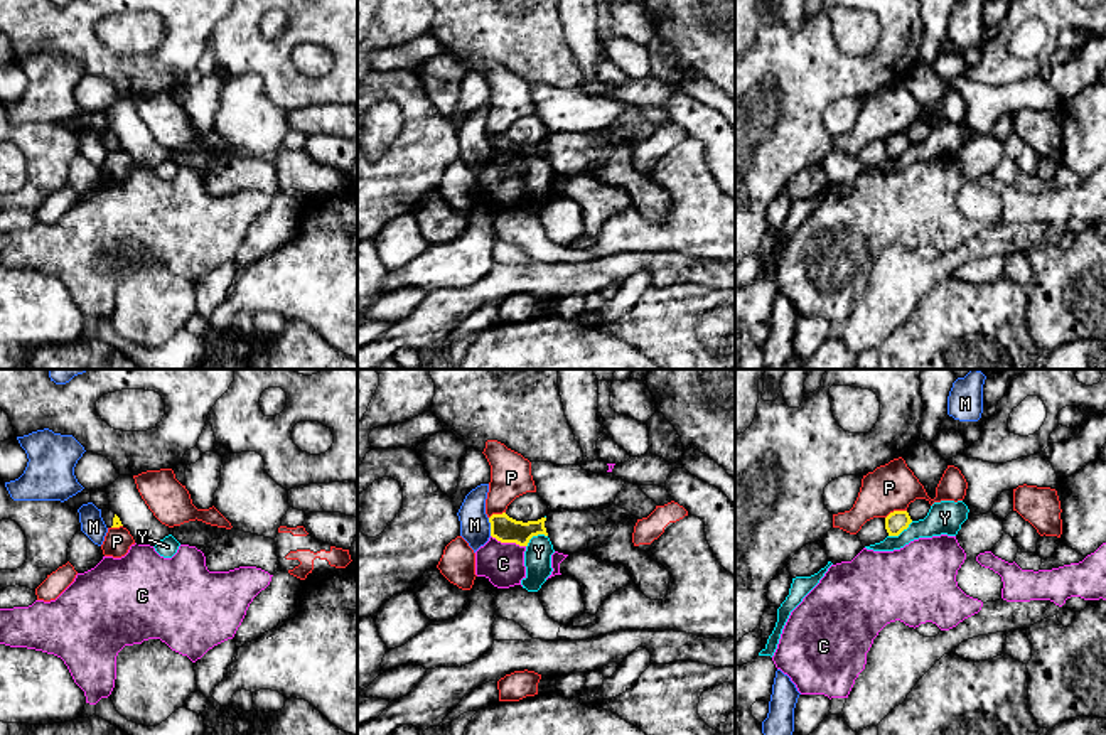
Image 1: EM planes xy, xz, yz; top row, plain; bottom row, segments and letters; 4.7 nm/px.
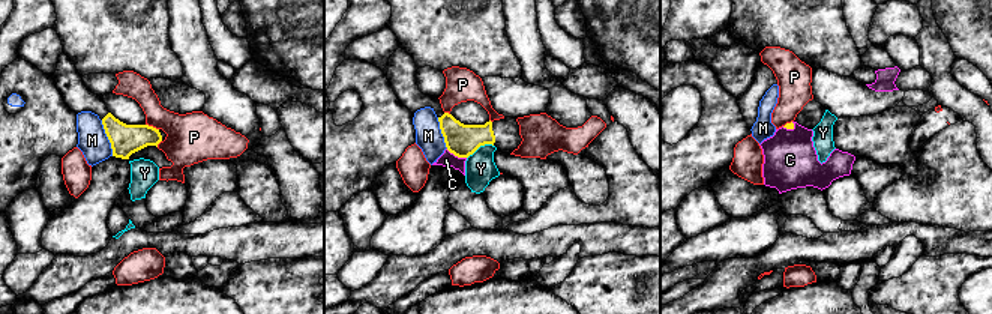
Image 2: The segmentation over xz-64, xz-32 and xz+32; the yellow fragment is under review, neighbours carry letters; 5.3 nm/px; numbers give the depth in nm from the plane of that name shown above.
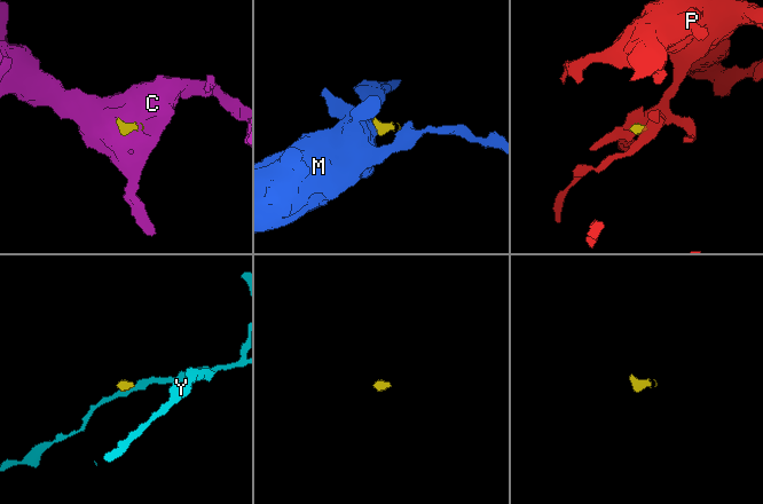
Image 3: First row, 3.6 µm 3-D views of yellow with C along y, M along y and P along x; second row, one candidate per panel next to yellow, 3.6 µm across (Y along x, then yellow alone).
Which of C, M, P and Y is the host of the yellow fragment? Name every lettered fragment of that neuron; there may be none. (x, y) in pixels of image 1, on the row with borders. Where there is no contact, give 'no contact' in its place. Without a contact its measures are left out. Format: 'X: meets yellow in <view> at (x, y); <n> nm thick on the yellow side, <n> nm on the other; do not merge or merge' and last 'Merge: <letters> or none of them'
C: meets yellow in xz at (508, 541); 130 nm thick on the yellow side, 200 nm on the other; do not merge
M: meets yellow in xz at (491, 526); 130 nm thick on the yellow side, 140 nm on the other; do not merge
P: meets yellow in yz at (896, 511); 100 nm thick on the yellow side, 220 nm on the other; do not merge
Y: meets yellow in yz at (901, 531); 100 nm thick on the yellow side, 160 nm on the other; do not merge
Merge: none of them

